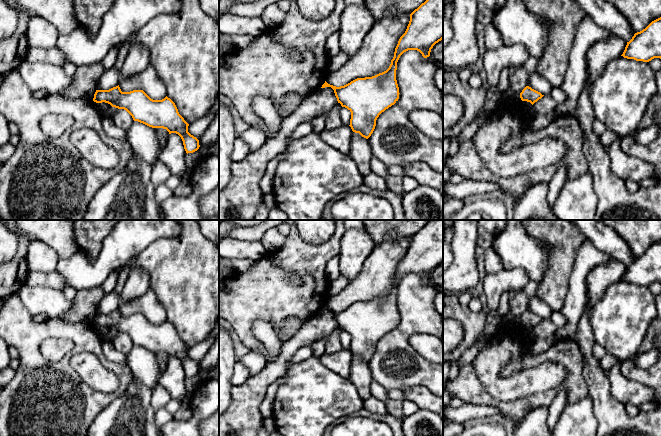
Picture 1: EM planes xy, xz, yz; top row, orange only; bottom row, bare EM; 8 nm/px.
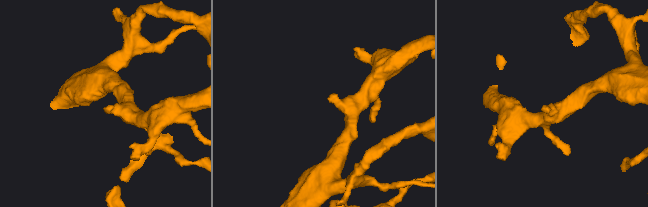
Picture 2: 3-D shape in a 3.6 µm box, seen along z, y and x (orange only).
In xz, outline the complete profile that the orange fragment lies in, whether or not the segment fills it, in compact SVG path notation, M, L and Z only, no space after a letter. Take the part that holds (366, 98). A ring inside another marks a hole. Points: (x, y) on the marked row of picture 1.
M426 0L410 14L407 29L400 37L386 71L372 77L357 78L340 87L325 81L321 88L334 90L338 103L351 112L349 126L352 131L368 139L379 115L399 99L396 70L400 56L408 50L417 50L427 58L433 46L442 39L443 0Z

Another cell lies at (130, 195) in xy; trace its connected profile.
M132 155L127 166L96 192L83 220L163 220L151 173L152 165Z

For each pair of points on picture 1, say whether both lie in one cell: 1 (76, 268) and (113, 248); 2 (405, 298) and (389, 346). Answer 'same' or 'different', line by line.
1: same
2: same

